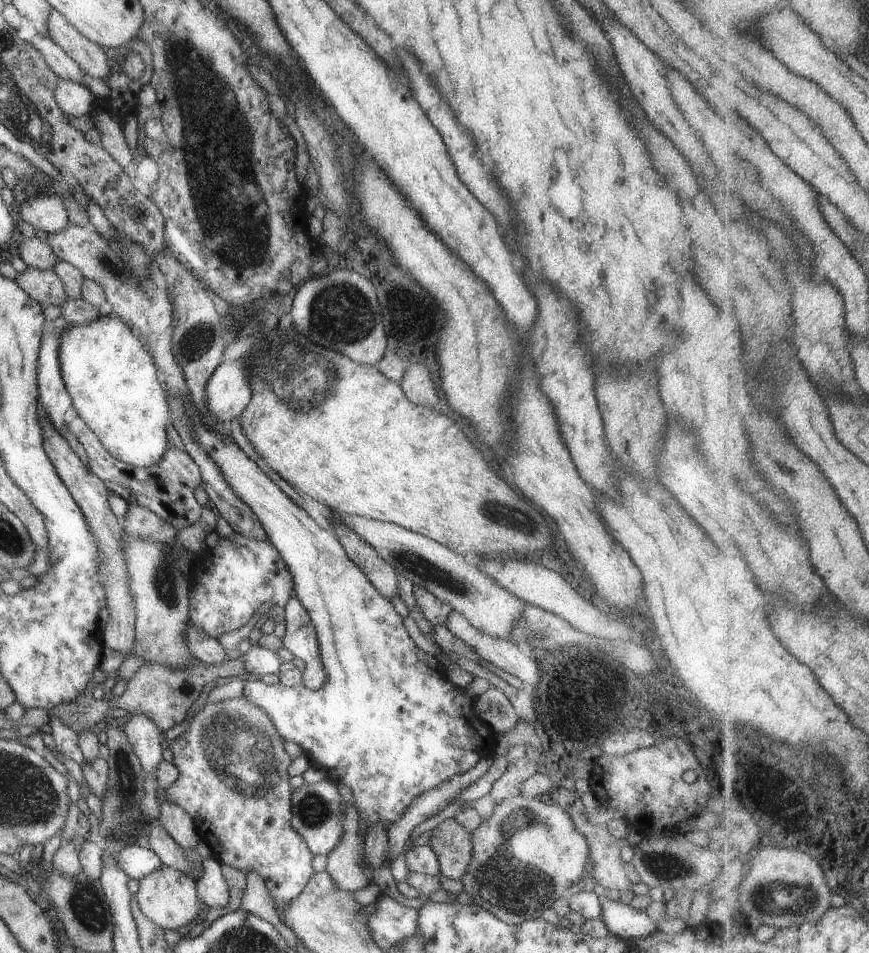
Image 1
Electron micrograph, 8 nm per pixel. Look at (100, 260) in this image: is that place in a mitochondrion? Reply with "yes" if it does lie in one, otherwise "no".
yes

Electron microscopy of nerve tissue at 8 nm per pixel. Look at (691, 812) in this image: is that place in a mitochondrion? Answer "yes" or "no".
no

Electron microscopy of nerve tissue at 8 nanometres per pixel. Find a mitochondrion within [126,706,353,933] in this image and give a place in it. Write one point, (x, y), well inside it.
(312, 810)

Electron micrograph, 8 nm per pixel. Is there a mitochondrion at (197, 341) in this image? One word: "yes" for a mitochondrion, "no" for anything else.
yes

